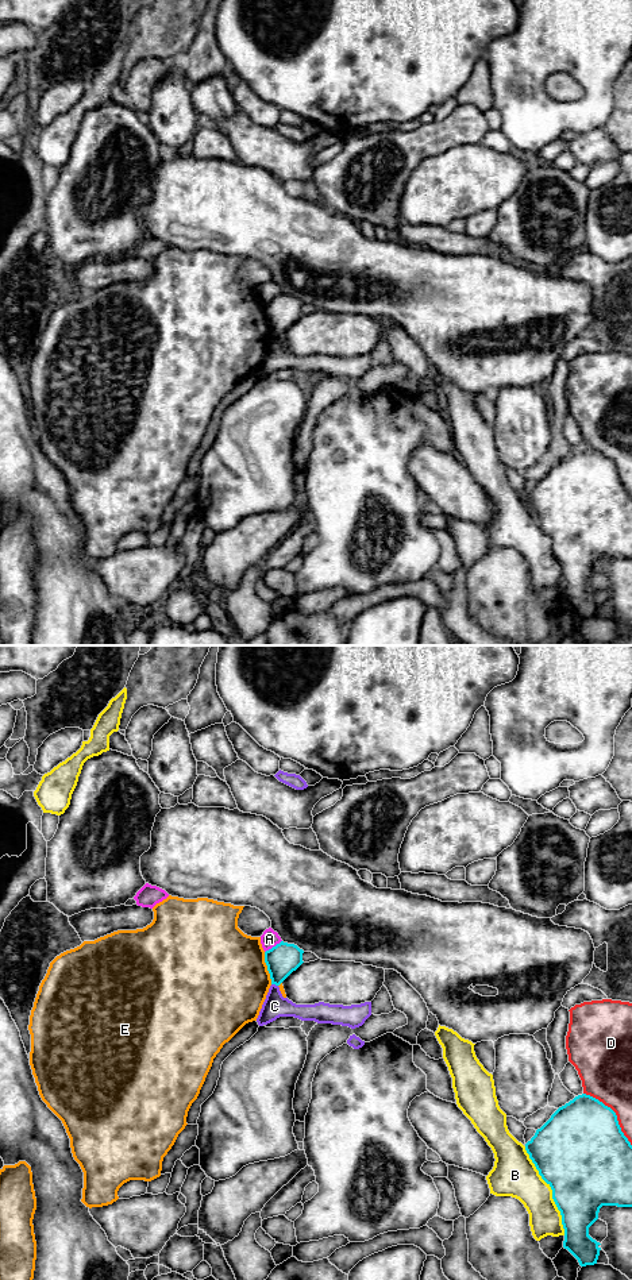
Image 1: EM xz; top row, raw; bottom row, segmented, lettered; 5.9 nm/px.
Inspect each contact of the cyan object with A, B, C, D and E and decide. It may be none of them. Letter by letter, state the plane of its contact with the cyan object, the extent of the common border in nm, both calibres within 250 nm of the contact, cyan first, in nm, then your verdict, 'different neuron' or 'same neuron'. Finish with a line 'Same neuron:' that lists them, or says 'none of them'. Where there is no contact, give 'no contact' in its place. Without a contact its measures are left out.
A: xz | 130 nm | 190/100 nm | different neuron
B: xz | 600 nm | 500/260 nm | different neuron
C: xz | 40 nm | 190/140 nm | different neuron
D: xz | 420 nm | 480/300 nm | different neuron
E: xz | 200 nm | 190/500 nm | different neuron
Same neuron: none of them

